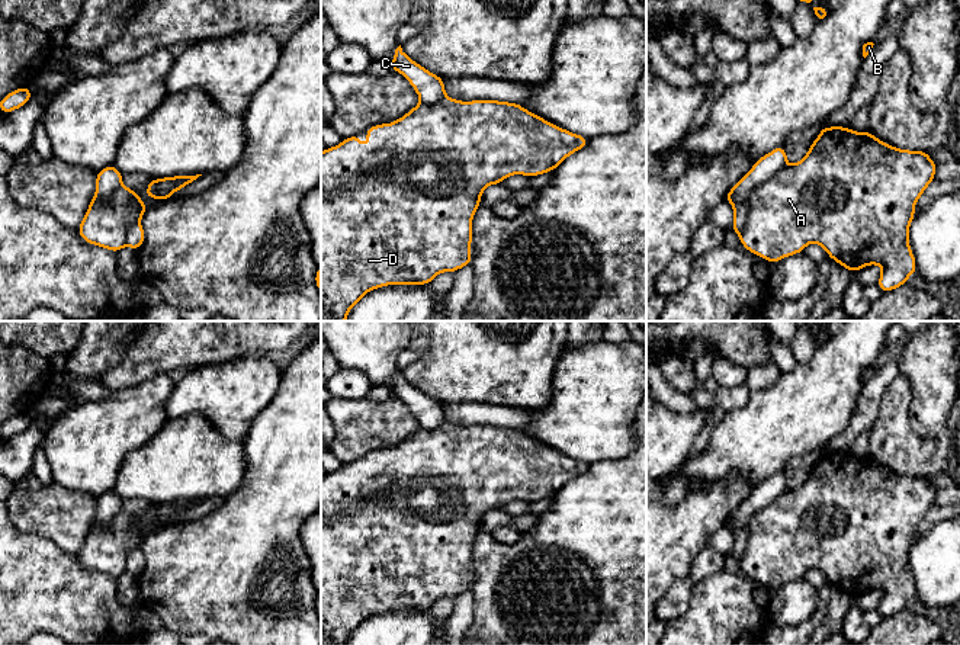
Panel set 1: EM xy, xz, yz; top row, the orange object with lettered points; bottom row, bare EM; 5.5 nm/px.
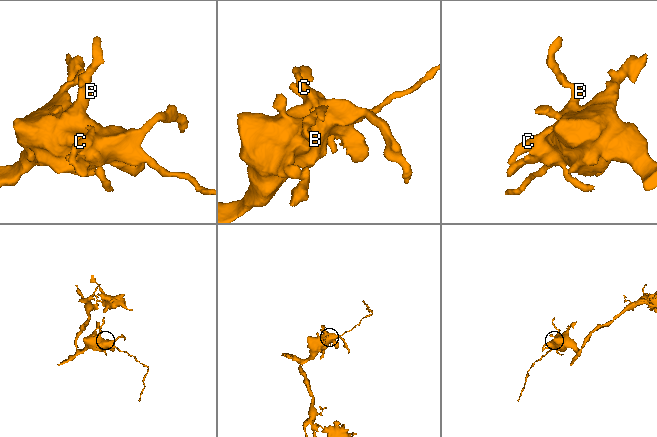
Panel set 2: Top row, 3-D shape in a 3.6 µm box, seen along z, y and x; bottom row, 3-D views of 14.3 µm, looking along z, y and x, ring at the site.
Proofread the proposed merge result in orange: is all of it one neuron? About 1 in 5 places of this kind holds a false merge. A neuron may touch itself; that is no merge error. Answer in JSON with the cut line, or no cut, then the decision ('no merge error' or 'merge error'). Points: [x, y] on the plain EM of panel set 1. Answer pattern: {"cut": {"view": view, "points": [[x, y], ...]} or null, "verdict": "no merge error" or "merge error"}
{"cut": {"view": "yz", "points": [[786, 490], [753, 514], [747, 548], [738, 560]]}, "verdict": "merge error"}

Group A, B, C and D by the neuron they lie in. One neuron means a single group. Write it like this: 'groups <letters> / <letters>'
groups A B D / C

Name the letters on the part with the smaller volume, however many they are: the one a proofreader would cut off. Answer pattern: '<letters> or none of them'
C

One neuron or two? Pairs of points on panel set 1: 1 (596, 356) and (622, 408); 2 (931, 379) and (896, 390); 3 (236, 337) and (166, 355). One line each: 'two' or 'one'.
1: one
2: two
3: one

